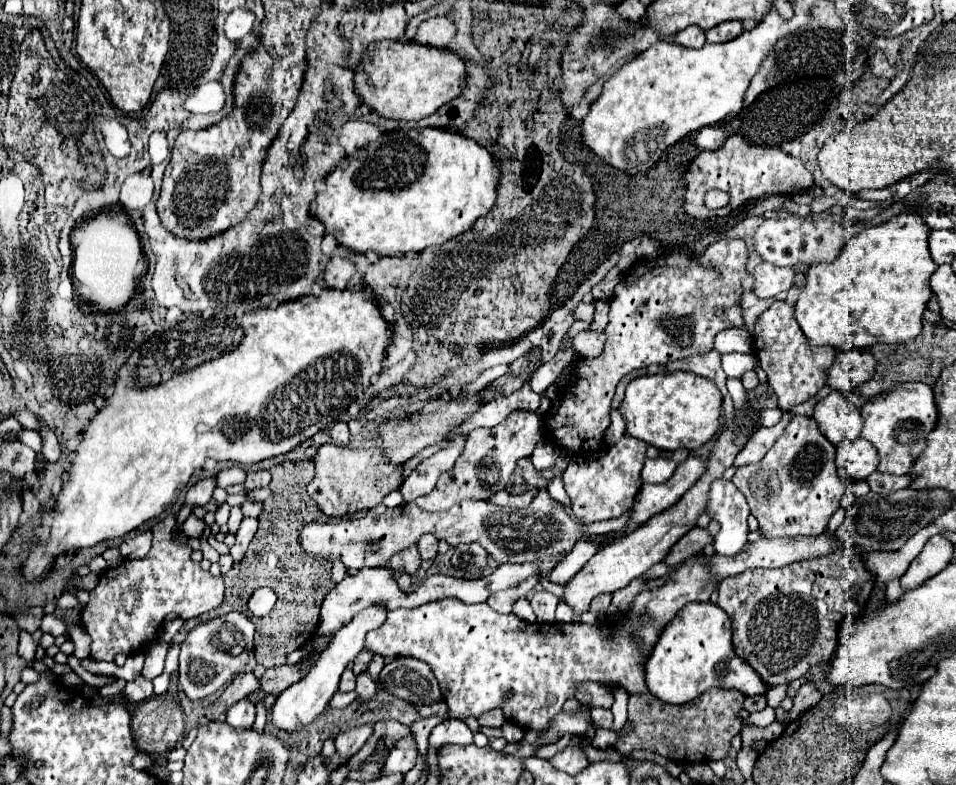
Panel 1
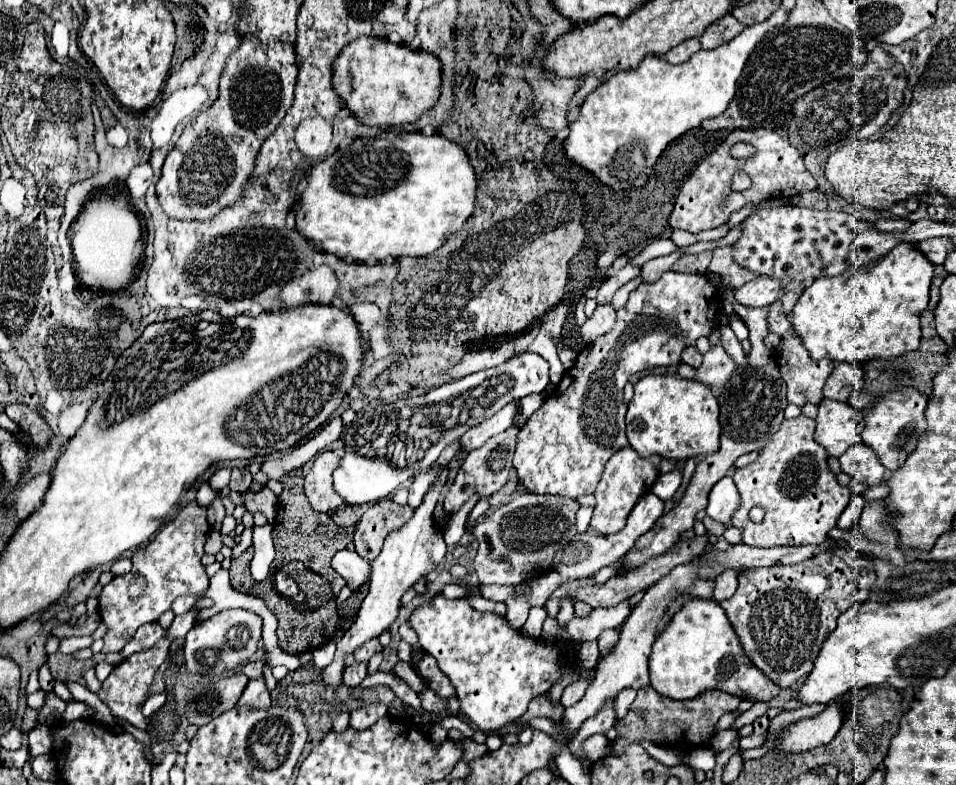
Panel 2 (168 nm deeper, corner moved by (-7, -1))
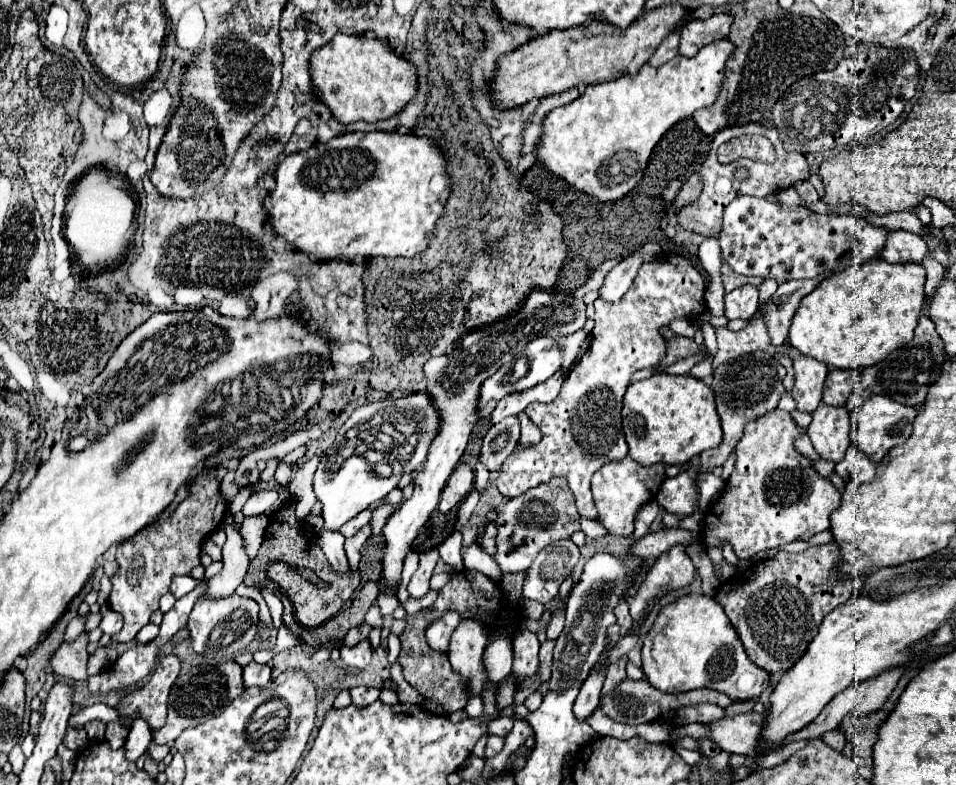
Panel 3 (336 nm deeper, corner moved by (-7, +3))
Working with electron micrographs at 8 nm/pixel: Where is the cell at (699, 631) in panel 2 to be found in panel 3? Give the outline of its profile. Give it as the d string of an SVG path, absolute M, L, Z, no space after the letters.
M688 593L660 609L644 639L642 671L652 687L668 693L708 687L728 695L732 701L746 701L758 699L768 687L768 671L748 659L724 609L714 597L698 593Z

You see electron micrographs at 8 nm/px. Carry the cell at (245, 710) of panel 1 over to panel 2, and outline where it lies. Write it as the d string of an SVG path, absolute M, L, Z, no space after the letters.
M262 679L258 681L250 681L248 687L244 689L240 701L236 703L236 707L246 707L246 709L268 709L270 707L270 693L266 689L266 683Z

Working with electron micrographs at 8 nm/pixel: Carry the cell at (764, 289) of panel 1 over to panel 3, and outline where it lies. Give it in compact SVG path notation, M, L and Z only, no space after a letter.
M742 285L724 295L724 317L750 319L758 309L758 289L754 285Z

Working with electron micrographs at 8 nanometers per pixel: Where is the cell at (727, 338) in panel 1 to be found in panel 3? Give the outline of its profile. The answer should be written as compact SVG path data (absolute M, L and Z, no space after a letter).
M674 319L668 327L676 335L684 335L684 337L694 337L694 331L696 331L696 323L688 321L688 319Z

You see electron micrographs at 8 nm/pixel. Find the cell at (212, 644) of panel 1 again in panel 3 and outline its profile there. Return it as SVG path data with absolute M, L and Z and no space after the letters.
M224 597L224 599L198 599L188 621L192 649L210 659L234 659L240 655L250 641L258 635L258 603L246 597Z

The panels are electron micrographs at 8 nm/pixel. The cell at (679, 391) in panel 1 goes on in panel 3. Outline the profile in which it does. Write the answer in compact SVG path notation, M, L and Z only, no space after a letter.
M666 373L652 375L650 379L634 381L628 385L624 395L624 407L622 407L622 431L626 435L628 455L644 467L656 463L684 465L694 455L718 447L722 439L722 427L720 427L720 417L716 413L712 389L704 381L694 379L690 375L666 375Z

